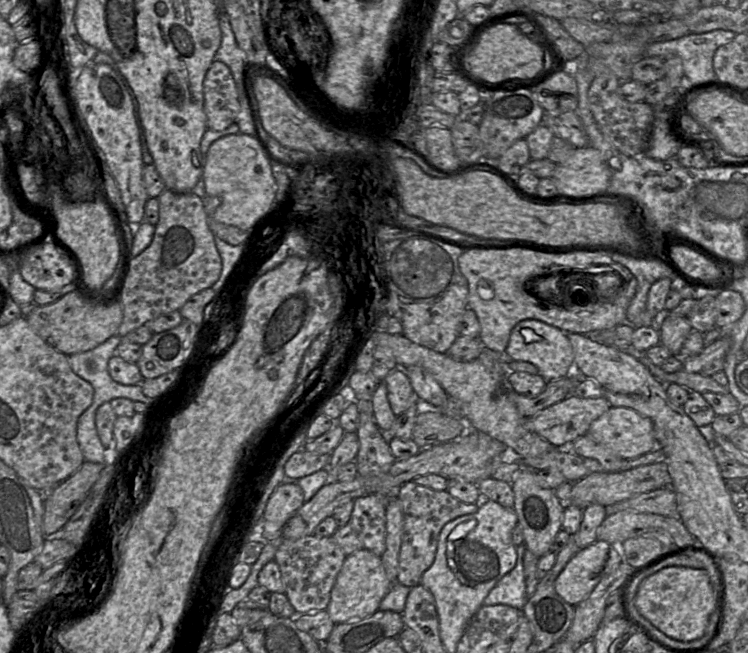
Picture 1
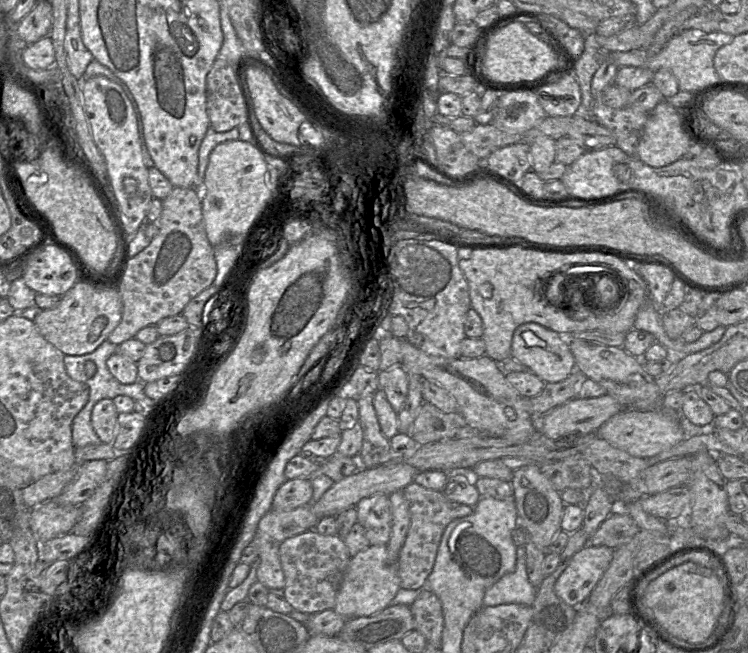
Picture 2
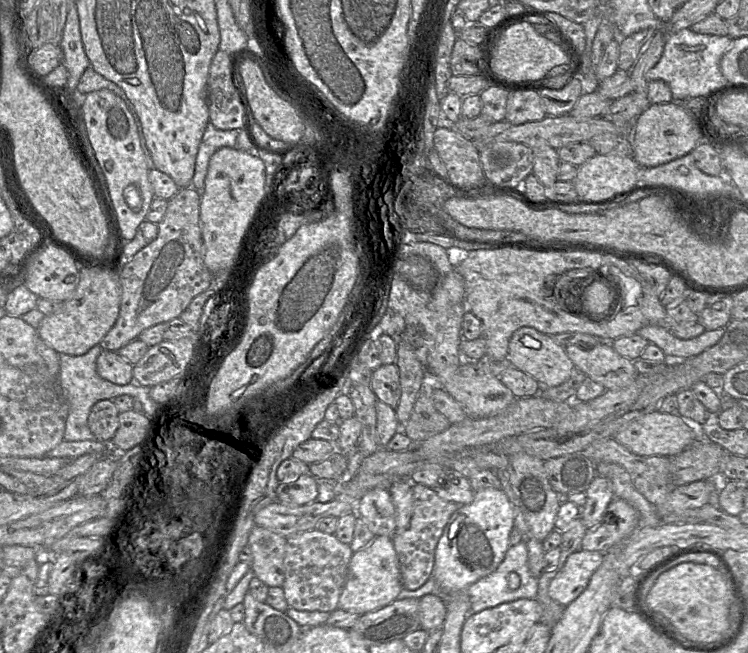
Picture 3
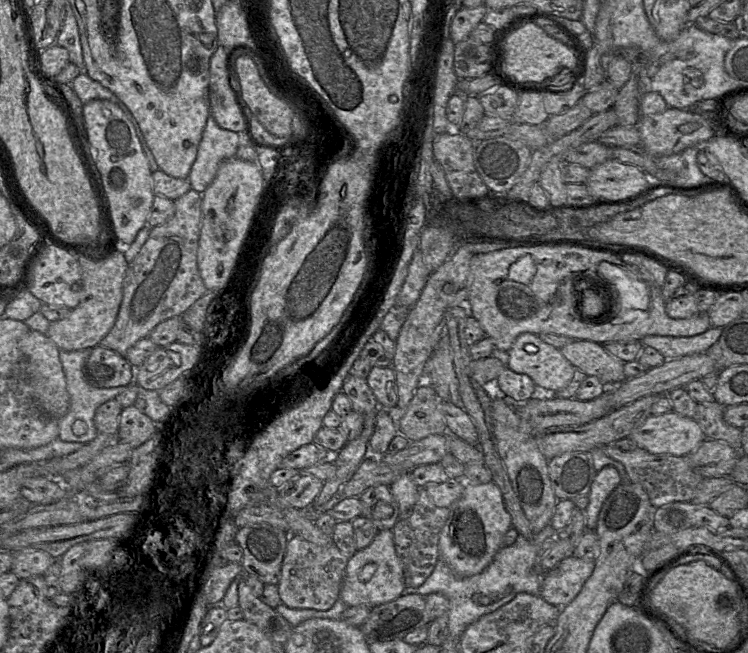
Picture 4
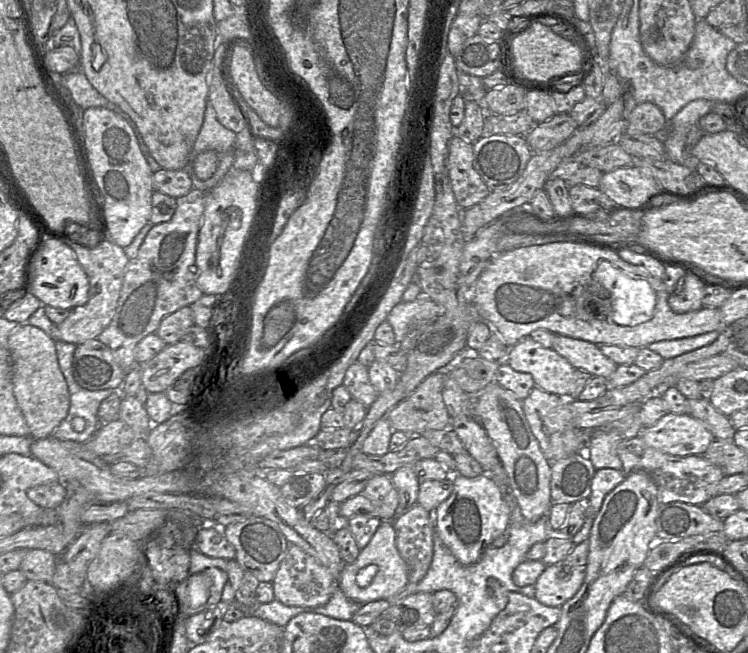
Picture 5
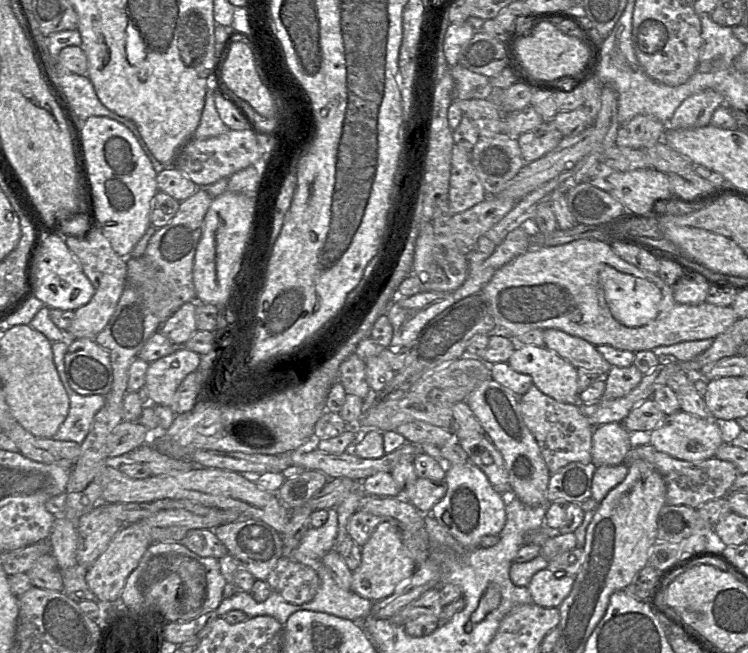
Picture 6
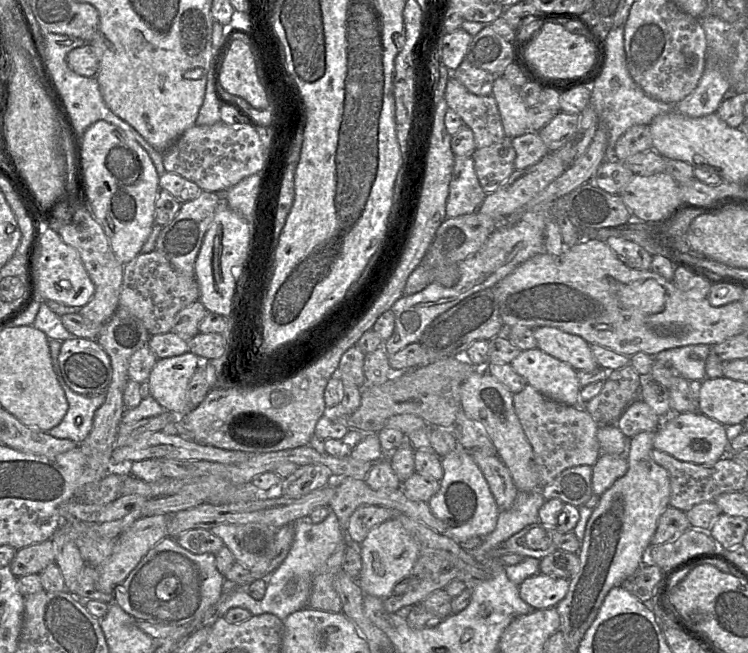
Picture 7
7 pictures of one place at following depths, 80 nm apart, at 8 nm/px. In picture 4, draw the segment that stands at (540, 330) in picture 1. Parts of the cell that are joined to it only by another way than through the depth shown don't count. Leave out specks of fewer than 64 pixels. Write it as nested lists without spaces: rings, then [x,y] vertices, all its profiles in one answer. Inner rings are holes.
[[[523,333],[514,341],[504,356],[506,366],[512,371],[528,375],[537,386],[537,395],[556,395],[573,378],[575,367],[565,358],[560,349],[545,343],[538,335]]]

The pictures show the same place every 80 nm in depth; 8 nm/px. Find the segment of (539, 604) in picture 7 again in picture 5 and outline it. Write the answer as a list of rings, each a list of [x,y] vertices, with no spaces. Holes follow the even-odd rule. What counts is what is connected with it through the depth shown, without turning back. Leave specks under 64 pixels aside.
[[[563,560],[553,565],[547,565],[534,584],[535,599],[541,604],[561,607],[581,587],[585,578],[585,566],[573,567],[570,574],[560,577],[563,567]]]

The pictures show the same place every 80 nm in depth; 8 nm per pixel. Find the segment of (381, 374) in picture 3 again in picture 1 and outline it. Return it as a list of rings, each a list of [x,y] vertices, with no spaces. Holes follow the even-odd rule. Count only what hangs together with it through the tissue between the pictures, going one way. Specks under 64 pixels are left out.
[[[397,367],[383,380],[392,412],[397,417],[418,401],[404,369]]]

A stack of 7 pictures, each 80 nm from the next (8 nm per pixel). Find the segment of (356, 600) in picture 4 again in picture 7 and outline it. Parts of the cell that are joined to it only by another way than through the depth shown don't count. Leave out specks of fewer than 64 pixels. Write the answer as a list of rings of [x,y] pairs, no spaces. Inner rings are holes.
[[[396,518],[374,526],[359,544],[359,551],[362,569],[357,582],[364,594],[381,599],[390,597],[394,587],[410,576],[420,555],[419,546]]]

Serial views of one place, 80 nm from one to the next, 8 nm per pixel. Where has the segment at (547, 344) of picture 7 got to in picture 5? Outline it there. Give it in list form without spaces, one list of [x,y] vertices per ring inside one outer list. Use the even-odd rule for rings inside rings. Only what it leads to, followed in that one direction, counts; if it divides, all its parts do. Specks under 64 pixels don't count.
[[[555,334],[552,349],[566,358],[575,369],[587,371],[593,376],[607,380],[618,366],[602,353],[597,344],[589,341]]]

